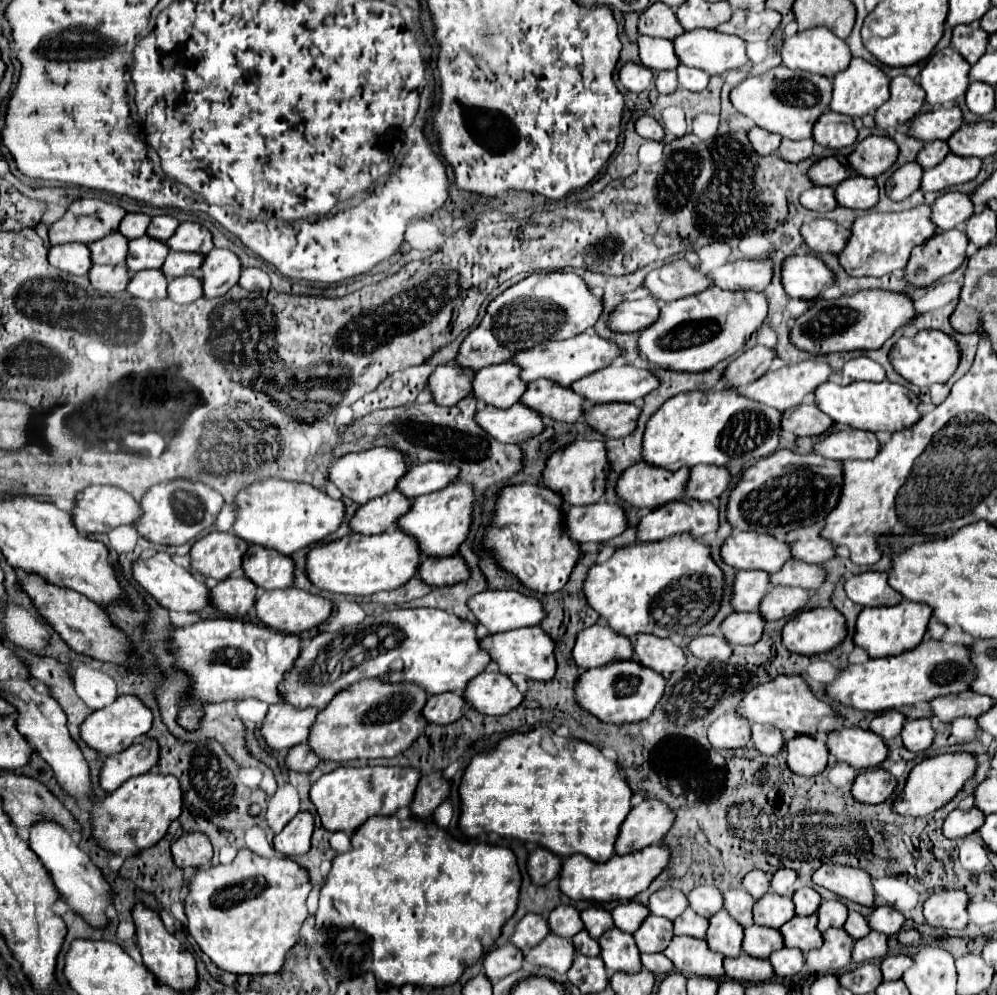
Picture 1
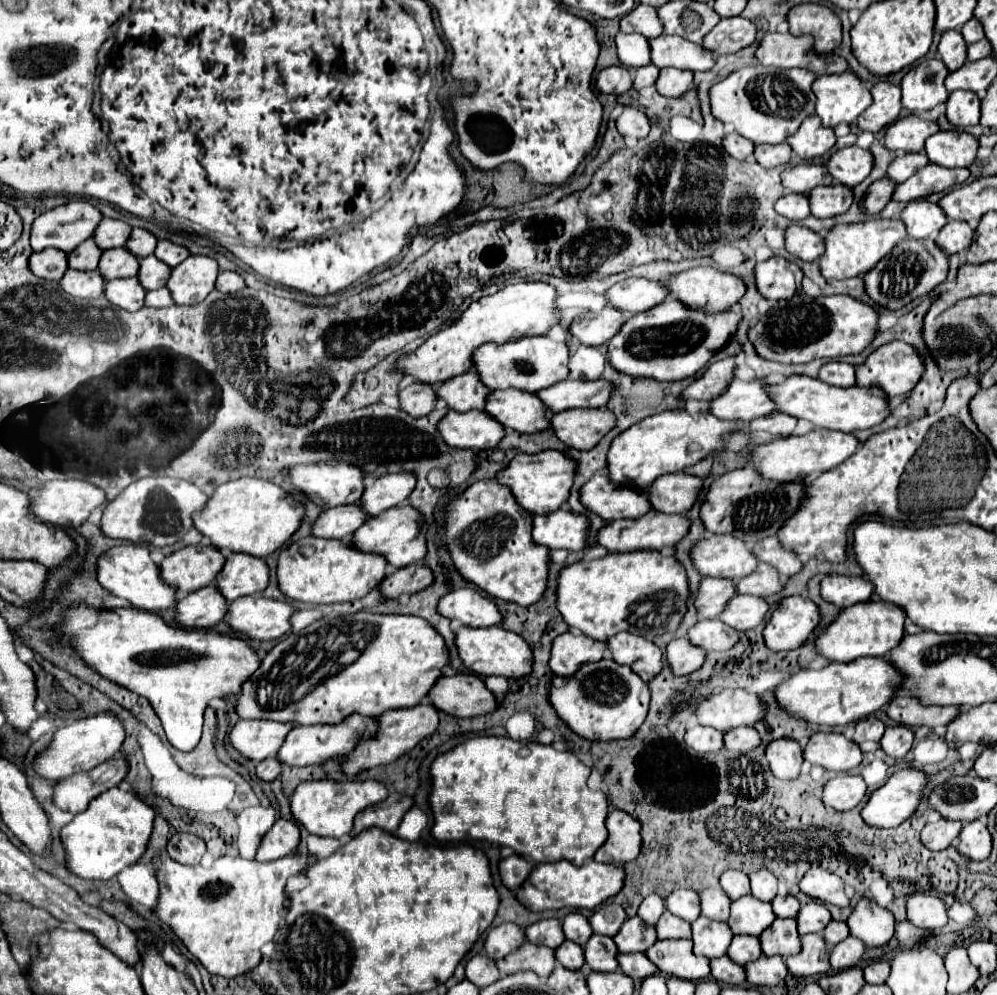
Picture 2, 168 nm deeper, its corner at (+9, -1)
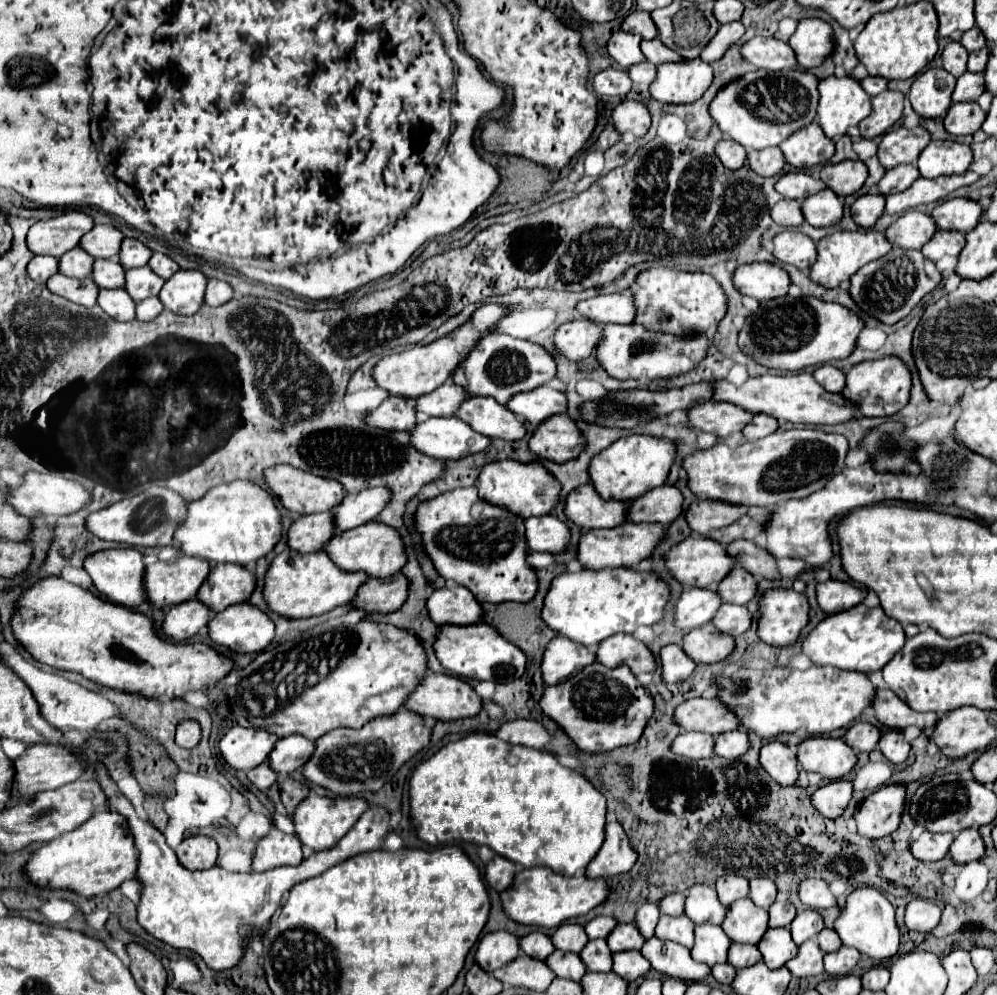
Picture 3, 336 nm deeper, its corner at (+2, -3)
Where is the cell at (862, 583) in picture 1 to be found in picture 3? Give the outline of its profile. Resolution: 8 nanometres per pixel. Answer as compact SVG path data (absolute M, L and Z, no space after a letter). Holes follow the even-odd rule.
M828 579L816 585L816 593L818 593L818 603L824 611L828 613L838 613L844 609L850 609L858 603L864 603L868 591L862 587L854 587L850 583L844 581L836 581L836 579Z

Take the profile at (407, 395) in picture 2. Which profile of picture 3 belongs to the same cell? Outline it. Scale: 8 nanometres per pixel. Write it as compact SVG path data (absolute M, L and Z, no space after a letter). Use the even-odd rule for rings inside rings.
M390 395L378 409L366 415L366 423L372 429L412 431L412 425L416 425L416 407L406 397Z

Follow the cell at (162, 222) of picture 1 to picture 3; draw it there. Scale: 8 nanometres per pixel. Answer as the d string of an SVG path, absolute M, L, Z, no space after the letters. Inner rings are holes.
M124 239L124 241L122 241L120 263L122 263L126 269L146 265L146 263L148 263L148 257L152 257L152 249L148 249L142 241L138 241L138 239Z

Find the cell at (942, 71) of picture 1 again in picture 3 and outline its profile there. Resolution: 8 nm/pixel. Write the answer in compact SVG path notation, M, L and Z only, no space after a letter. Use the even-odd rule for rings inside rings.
M942 67L926 69L914 79L912 89L908 93L912 109L926 119L942 117L952 105L954 81L956 79L948 75Z

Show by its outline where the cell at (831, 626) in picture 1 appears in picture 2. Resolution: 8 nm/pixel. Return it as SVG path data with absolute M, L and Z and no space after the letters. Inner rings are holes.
M799 595L783 597L777 601L777 609L771 613L771 619L763 629L765 645L771 651L797 649L813 633L819 619L819 607L813 601Z

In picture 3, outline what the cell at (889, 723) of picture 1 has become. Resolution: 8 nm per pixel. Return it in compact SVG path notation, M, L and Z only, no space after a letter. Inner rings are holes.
M858 721L846 733L846 743L854 751L872 751L872 749L876 749L878 741L880 741L880 729L874 727L872 723Z

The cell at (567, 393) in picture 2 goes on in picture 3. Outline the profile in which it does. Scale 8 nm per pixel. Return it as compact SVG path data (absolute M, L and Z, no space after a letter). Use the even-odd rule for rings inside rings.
M542 385L528 393L518 393L512 397L506 405L510 411L514 411L518 417L524 417L532 427L538 427L548 417L566 413L568 411L568 399L564 393Z

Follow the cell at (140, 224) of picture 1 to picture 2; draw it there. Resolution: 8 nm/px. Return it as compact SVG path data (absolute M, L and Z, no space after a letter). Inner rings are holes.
M101 219L101 223L93 231L93 241L103 251L123 247L125 239L129 239L129 231L131 231L131 227L127 223L123 223L123 221Z

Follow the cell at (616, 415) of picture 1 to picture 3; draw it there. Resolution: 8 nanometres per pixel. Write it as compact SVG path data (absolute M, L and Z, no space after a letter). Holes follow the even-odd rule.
M556 415L544 421L530 439L530 449L556 463L570 461L580 453L580 445L584 445L584 435L578 429L578 423L570 415Z

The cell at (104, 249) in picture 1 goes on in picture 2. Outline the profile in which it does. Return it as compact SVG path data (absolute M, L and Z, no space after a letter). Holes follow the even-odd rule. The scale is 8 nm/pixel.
M87 239L81 245L77 245L75 251L67 253L67 267L77 271L95 271L99 255L101 249L93 243L93 239Z

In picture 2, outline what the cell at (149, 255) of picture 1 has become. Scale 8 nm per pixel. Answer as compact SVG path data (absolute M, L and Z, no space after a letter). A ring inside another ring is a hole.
M123 247L121 249L109 249L101 253L97 271L105 281L121 279L121 277L133 277L137 275L137 259L133 259Z

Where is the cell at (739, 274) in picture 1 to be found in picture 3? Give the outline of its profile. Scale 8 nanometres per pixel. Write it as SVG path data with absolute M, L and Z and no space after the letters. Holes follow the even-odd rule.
M652 267L638 275L632 295L636 301L636 323L668 333L700 333L724 319L728 297L720 283L708 273L686 273L668 267Z

